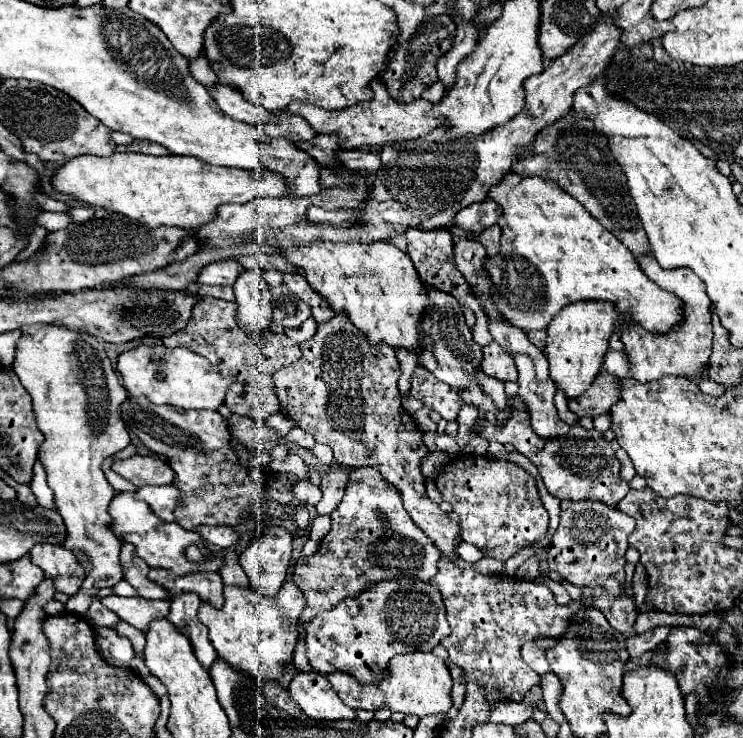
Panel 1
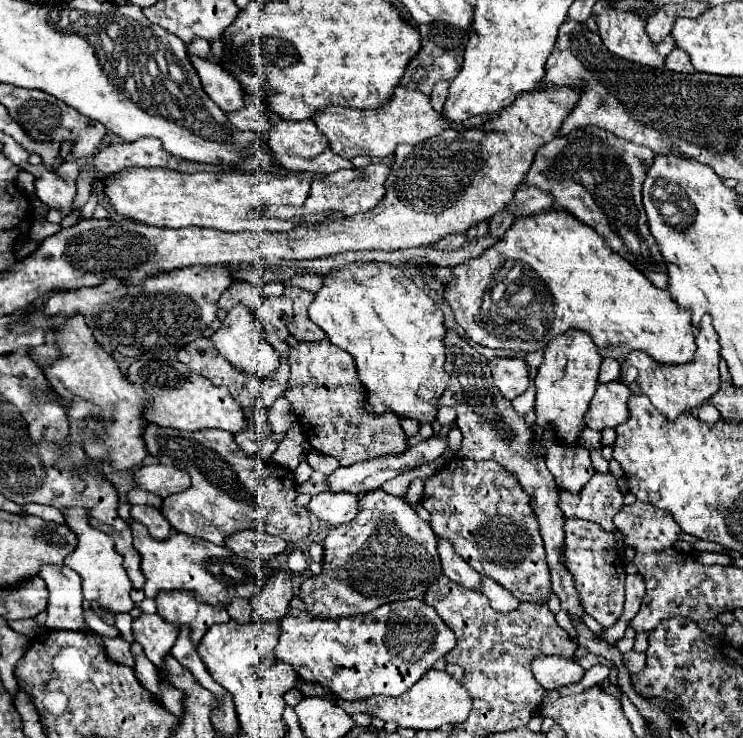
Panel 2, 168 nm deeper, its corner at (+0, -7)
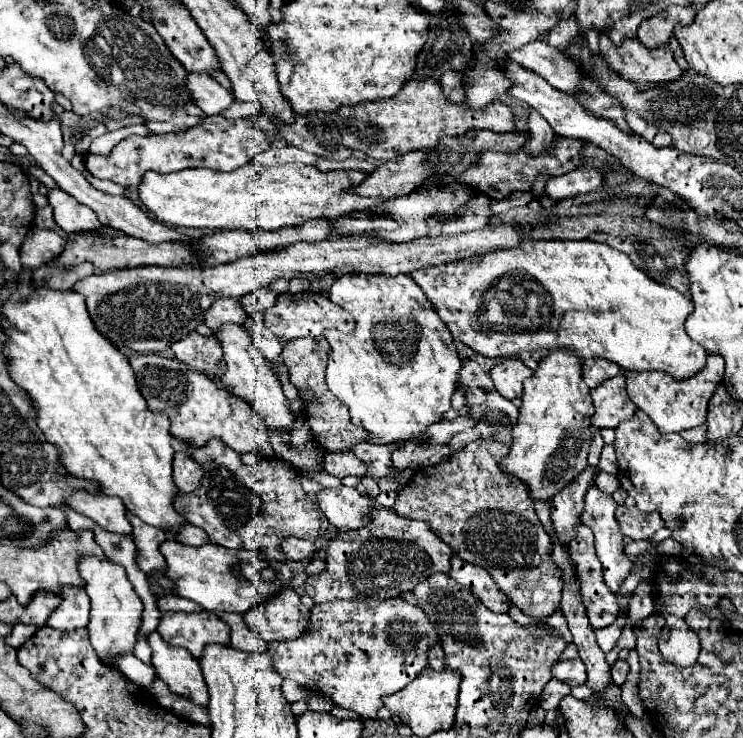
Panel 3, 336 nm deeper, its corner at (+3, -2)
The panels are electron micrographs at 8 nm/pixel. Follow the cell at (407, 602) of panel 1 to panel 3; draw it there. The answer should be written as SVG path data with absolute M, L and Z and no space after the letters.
M389 598L385 602L367 600L333 600L325 604L315 604L311 610L309 630L297 638L297 642L273 642L269 646L269 656L273 658L275 670L281 678L295 680L299 686L325 694L335 706L347 708L359 714L361 720L377 718L377 710L383 706L383 696L403 690L419 672L427 666L427 650L437 644L435 628L431 626L425 612L403 598Z

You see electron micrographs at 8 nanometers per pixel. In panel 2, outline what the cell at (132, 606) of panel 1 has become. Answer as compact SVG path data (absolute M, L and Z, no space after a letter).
M142 613L132 621L132 635L144 647L146 657L160 669L162 657L170 653L178 637L178 627L162 619L158 613L154 615Z

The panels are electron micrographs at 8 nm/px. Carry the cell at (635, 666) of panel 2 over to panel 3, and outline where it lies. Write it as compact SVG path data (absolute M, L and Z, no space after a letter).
M617 660L617 662L613 664L613 668L611 668L613 684L615 684L615 686L621 686L621 684L625 682L625 678L627 678L627 672L629 672L629 664L623 662L623 660Z

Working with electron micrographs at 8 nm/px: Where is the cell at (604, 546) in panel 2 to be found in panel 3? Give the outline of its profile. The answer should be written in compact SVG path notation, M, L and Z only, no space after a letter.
M583 524L577 528L577 538L571 546L571 558L577 566L577 576L581 578L581 596L593 630L611 626L619 616L617 596L609 594L609 588L605 586L603 568L595 554L593 532Z

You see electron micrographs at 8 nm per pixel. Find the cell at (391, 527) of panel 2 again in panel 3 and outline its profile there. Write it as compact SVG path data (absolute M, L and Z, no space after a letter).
M373 506L373 526L337 534L327 548L325 570L307 578L305 592L315 604L331 600L387 600L403 592L429 574L449 572L453 550L437 538L427 522L397 518L391 508Z

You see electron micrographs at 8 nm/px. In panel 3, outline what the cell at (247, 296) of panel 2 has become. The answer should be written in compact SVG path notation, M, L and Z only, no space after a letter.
M221 298L205 312L205 324L213 332L219 332L223 324L243 324L245 320L245 308L235 298Z

